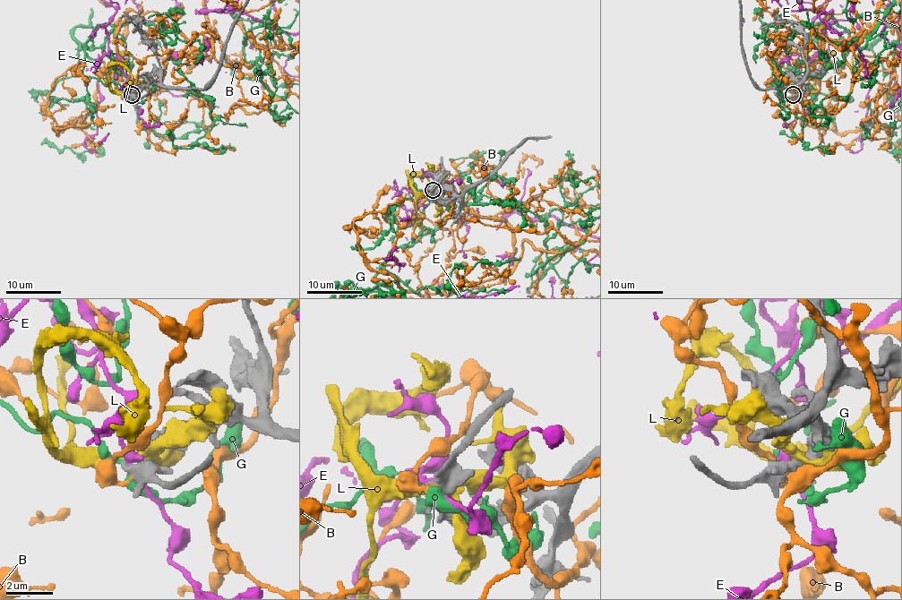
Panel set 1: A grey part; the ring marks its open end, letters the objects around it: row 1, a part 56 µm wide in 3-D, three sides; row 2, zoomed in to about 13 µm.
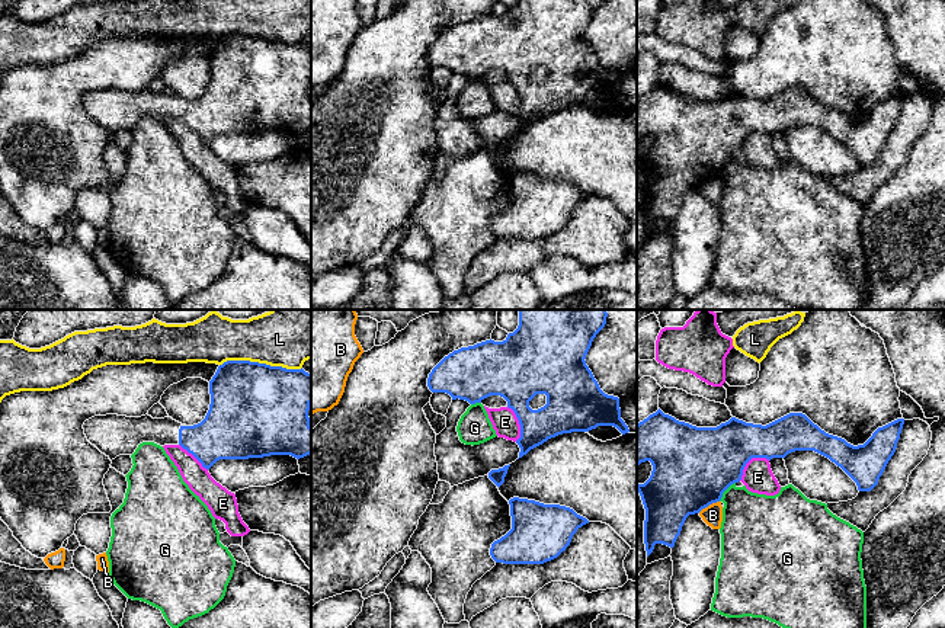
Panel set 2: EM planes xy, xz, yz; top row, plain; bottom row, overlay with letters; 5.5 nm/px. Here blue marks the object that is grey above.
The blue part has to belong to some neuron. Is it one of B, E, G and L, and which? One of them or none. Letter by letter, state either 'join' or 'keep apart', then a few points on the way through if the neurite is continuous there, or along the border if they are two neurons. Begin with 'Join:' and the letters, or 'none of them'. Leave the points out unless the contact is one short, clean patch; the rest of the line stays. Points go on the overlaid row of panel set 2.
Join: none of them
B: keep apart | along yz (718, 500), (698, 512)
E: keep apart
G: keep apart
L: keep apart

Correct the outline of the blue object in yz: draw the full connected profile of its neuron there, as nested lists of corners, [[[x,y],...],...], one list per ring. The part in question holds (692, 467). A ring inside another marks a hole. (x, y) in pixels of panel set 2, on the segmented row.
[[[659,408],[637,424],[637,467],[646,461],[653,465],[650,478],[637,486],[646,509],[647,557],[656,544],[673,548],[686,518],[720,502],[723,493],[741,480],[743,470],[752,458],[771,461],[795,451],[814,451],[840,467],[856,483],[859,491],[871,491],[896,452],[903,424],[904,419],[897,419],[878,427],[864,445],[853,446],[826,433],[803,413],[789,413],[766,426],[731,417],[717,427],[696,427]]]

